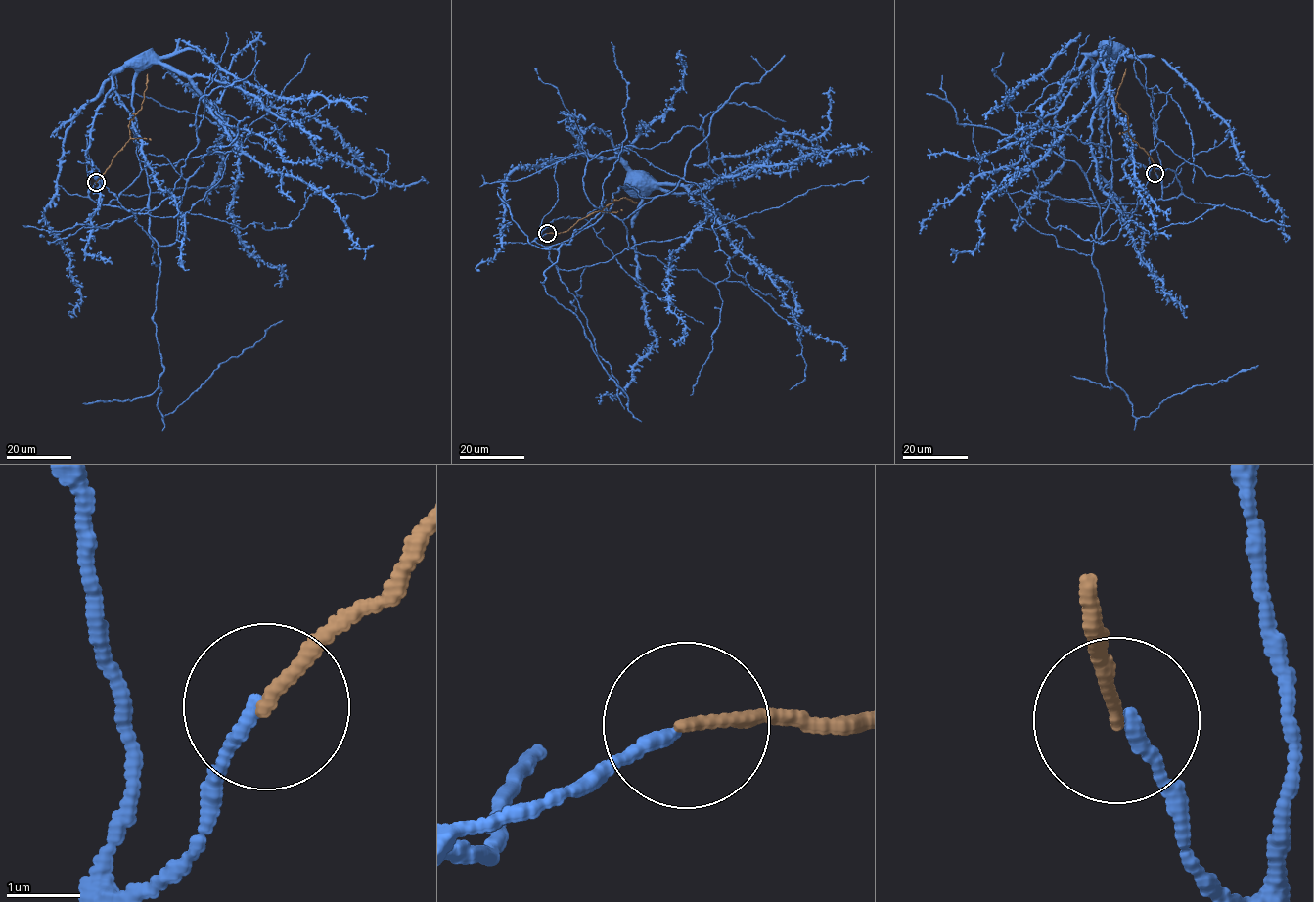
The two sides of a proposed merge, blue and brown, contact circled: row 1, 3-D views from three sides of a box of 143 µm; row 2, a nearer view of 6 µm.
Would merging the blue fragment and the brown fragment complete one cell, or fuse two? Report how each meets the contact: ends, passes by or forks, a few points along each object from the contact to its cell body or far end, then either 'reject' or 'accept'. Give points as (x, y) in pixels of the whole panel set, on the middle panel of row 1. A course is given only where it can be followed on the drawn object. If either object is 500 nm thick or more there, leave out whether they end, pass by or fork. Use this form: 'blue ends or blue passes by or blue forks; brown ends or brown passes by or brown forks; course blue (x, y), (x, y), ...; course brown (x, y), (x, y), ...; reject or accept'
blue ends; brown ends; course blue (546, 234), (534, 240), (551, 247), (569, 240), (611, 209), (618, 188), (645, 175), (644, 180); course brown (547, 233), (566, 231), (579, 220), (601, 211), (615, 200), (624, 198), (637, 203); accept

